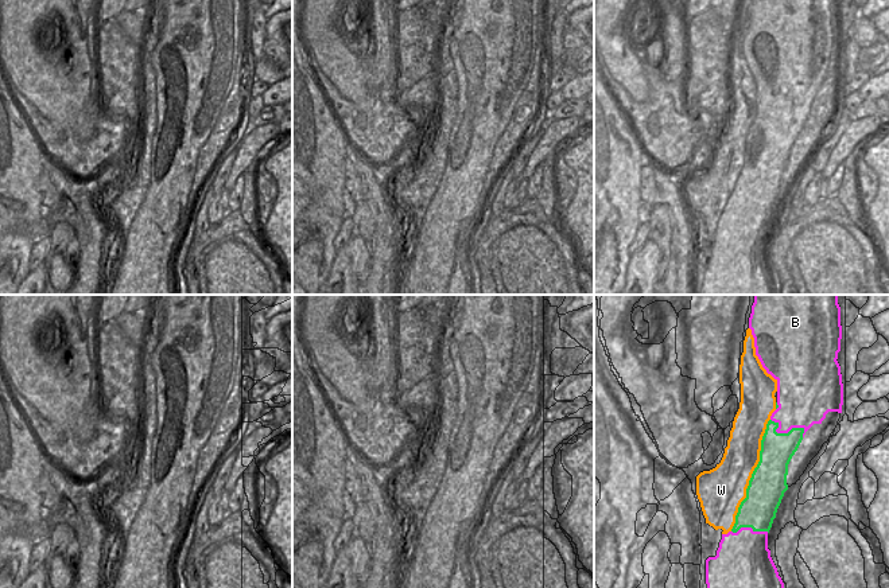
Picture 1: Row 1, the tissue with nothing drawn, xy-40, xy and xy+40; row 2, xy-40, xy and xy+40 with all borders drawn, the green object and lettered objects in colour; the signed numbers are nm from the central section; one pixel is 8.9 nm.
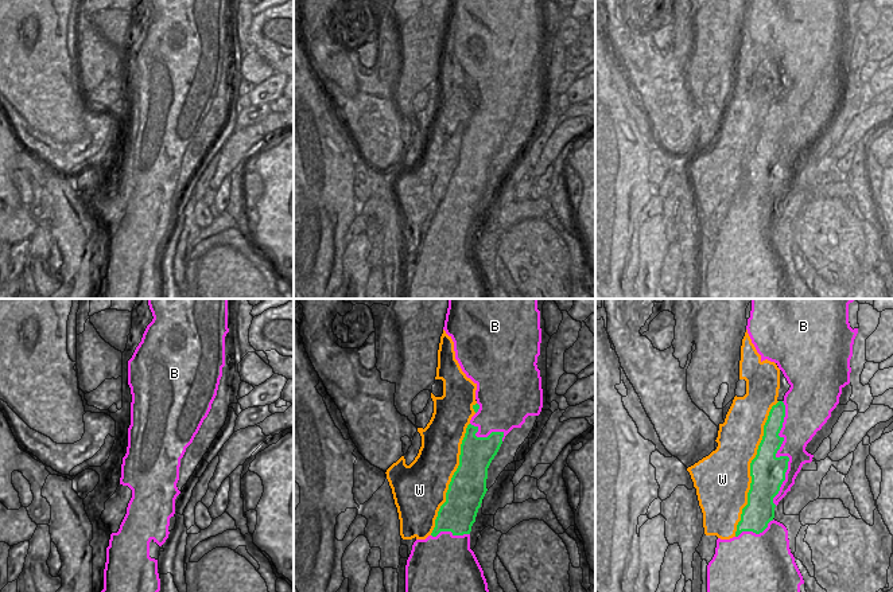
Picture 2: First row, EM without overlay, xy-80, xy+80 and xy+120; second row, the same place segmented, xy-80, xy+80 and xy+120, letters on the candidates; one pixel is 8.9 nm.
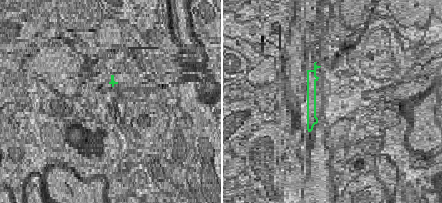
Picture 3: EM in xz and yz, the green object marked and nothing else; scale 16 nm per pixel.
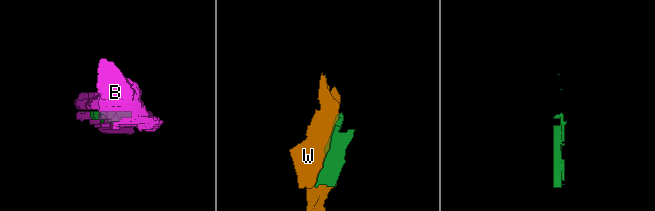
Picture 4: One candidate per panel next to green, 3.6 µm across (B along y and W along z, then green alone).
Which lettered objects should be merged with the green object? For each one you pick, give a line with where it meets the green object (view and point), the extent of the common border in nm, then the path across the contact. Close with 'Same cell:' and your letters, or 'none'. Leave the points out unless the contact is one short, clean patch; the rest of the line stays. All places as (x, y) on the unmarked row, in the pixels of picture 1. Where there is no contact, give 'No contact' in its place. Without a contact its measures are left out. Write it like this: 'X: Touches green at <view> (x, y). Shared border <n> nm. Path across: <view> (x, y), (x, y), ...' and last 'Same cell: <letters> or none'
B: Touches green at xy+40 (788, 131). Shared border 340 nm
Same cell: B.

